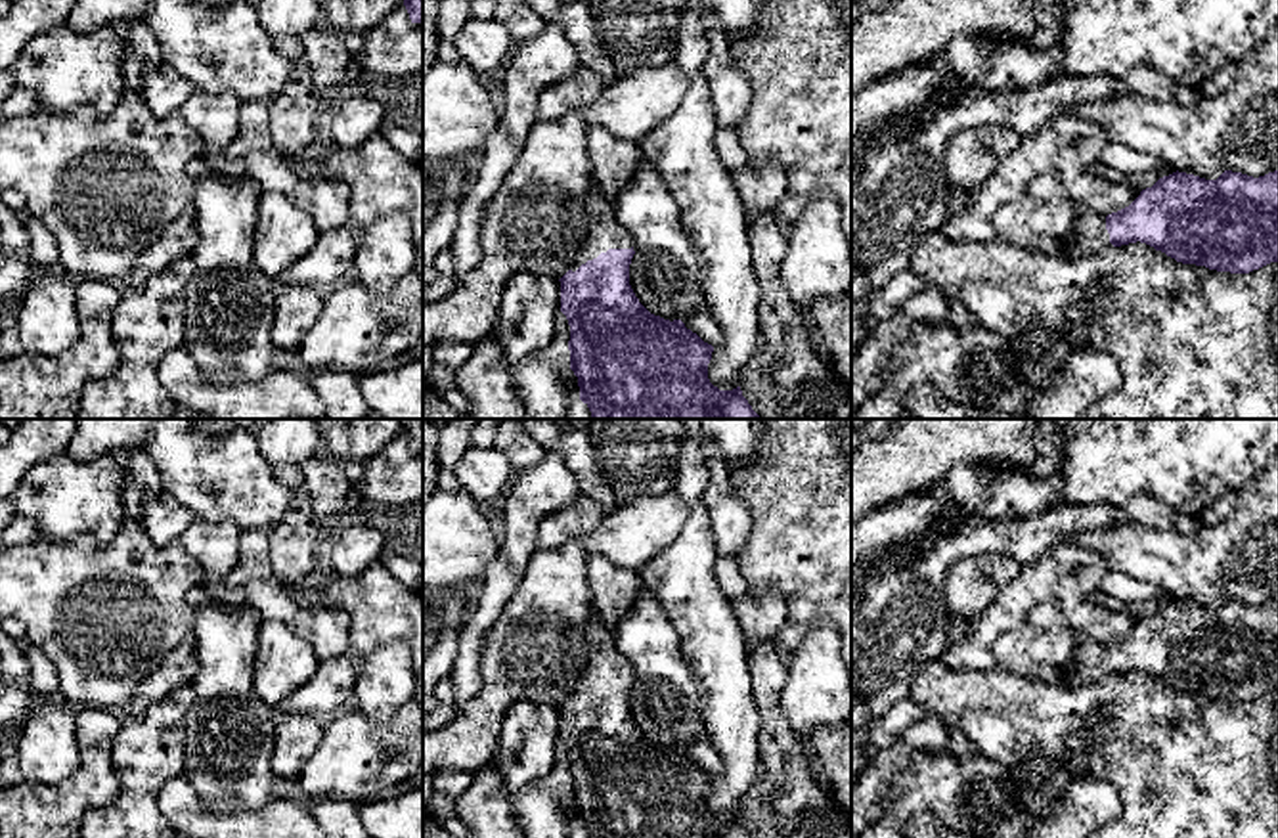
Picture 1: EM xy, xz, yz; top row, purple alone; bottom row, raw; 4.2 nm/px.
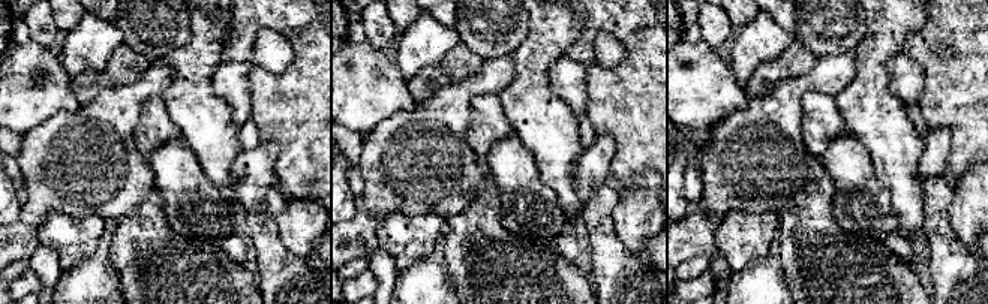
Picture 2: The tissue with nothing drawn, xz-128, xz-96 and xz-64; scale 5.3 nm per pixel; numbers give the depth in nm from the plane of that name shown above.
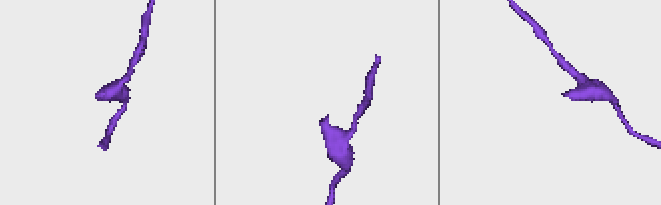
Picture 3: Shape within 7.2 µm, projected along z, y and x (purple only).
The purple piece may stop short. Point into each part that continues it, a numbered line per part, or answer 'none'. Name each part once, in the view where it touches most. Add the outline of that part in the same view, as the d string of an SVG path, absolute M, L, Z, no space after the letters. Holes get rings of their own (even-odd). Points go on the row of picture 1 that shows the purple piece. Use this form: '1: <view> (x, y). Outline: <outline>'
1: xz (605, 232). Outline: M589 182L585 199L585 210L591 218L591 226L584 245L580 247L576 262L570 266L576 272L587 260L597 258L608 249L631 249L633 239L629 232L618 222L614 207L603 197L599 184Z

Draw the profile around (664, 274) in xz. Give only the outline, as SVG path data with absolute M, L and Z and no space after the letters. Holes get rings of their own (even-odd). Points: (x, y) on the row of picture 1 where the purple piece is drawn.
M650 163L637 166L614 210L633 239L629 285L639 302L670 321L704 312L698 254L683 230L679 205Z

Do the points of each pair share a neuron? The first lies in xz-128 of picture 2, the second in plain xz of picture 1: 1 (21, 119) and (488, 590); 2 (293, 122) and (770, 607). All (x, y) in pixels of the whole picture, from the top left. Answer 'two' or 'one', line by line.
1: two
2: two

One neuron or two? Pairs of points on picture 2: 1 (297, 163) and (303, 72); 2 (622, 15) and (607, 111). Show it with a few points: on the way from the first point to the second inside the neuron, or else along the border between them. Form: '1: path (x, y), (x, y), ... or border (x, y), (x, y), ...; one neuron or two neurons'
1: path (303, 141), (303, 95); one neuron
2: path (634, 39), (634, 84), (631, 87); one neuron

